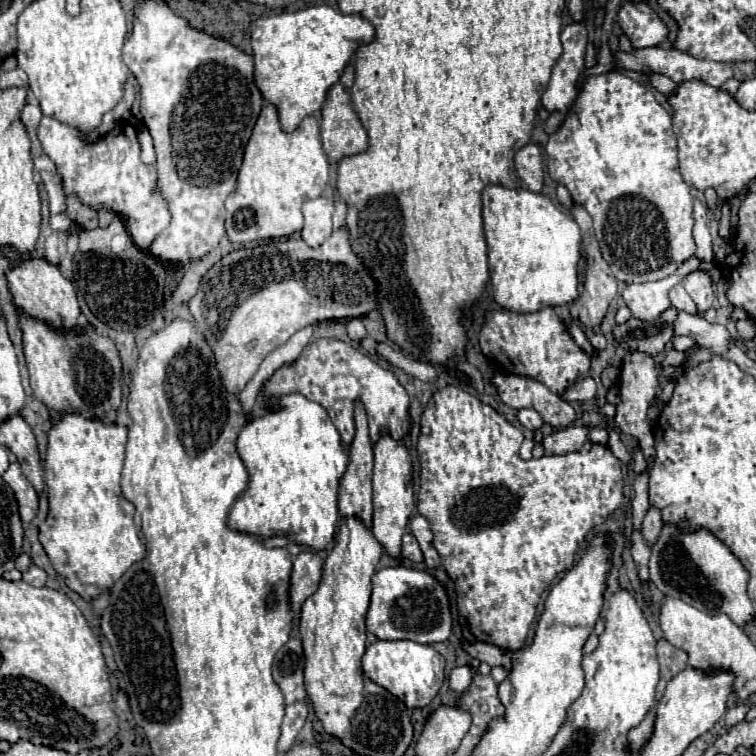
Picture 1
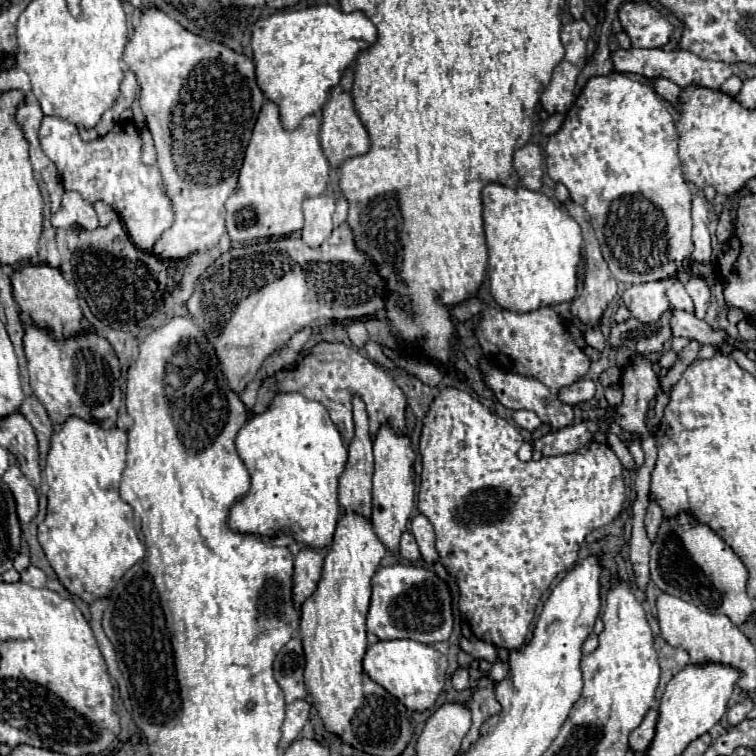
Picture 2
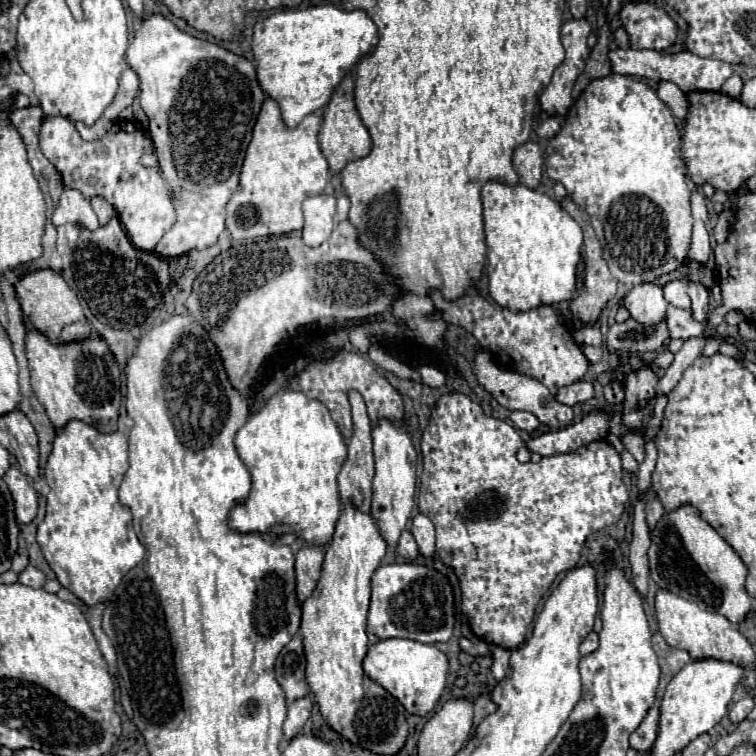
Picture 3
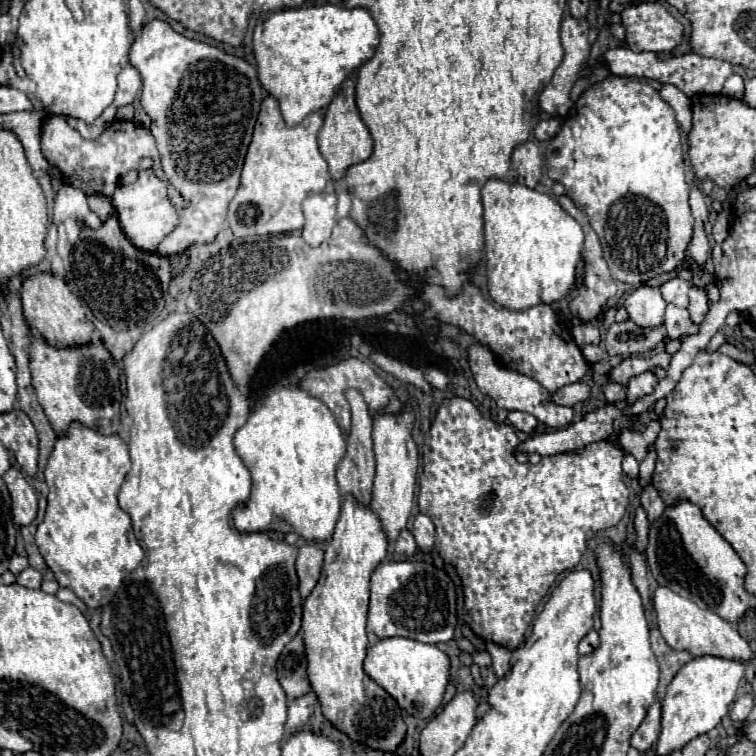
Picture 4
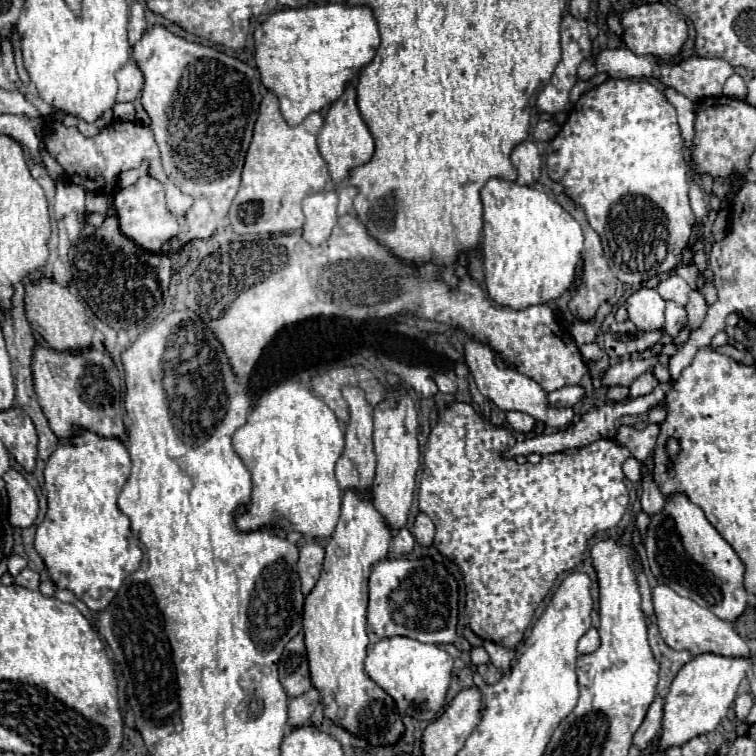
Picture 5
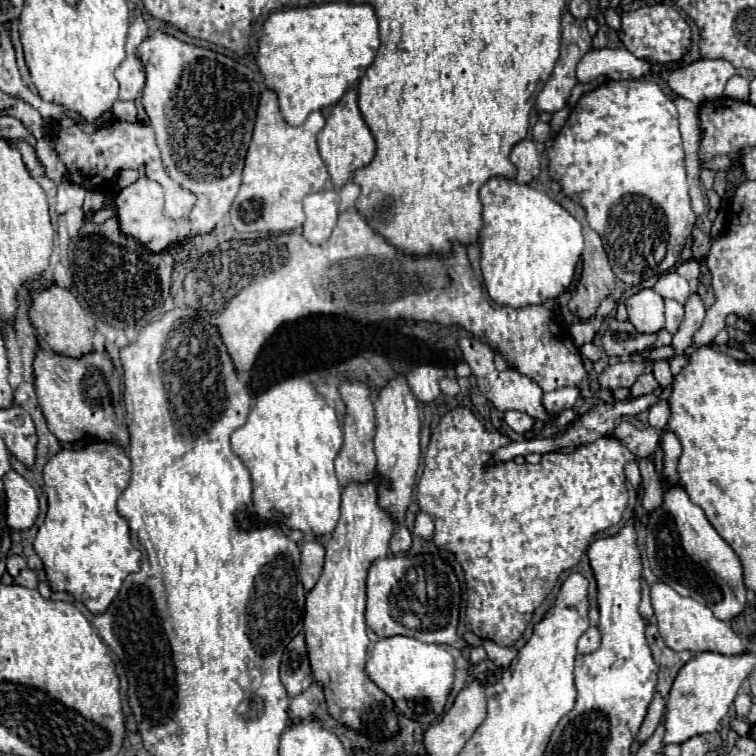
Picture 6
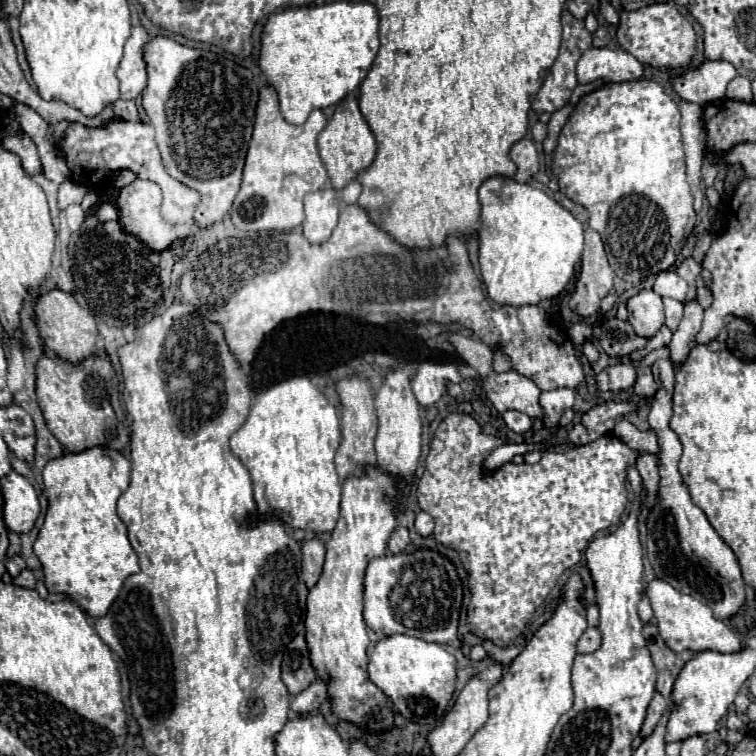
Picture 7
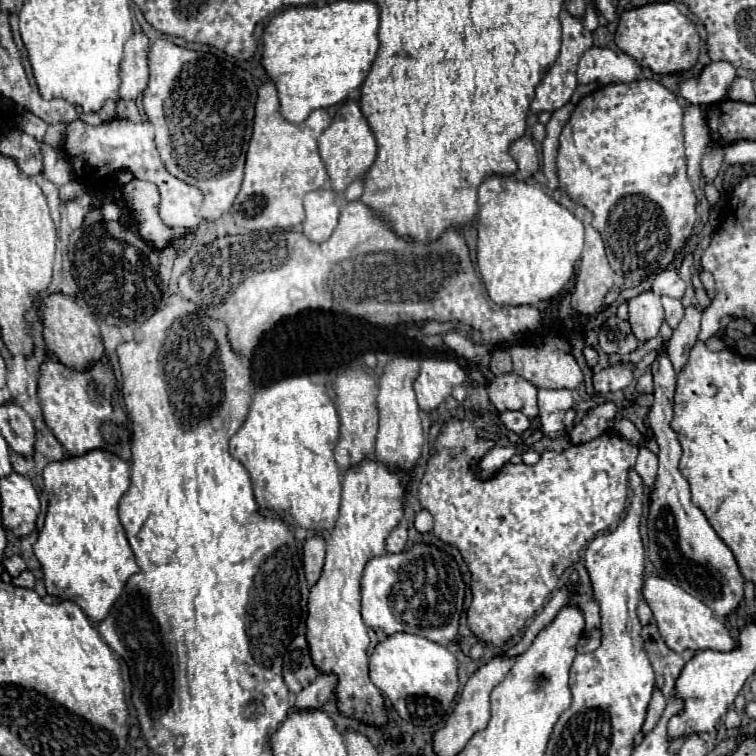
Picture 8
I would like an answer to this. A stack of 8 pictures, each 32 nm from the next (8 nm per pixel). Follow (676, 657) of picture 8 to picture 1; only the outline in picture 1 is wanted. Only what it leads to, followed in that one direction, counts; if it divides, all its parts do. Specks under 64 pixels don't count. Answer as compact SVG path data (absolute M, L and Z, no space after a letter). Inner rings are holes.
M658 640L656 644L658 662L660 662L660 684L656 688L656 700L662 698L666 682L670 682L678 672L682 672L688 664L688 654L680 648L670 646L666 640Z

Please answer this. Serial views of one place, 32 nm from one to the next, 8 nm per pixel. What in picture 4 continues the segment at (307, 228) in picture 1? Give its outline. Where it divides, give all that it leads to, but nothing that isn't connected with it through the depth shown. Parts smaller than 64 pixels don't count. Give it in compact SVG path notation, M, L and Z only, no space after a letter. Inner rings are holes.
M312 194L302 202L302 216L306 216L306 224L300 230L284 234L300 234L312 248L320 246L322 242L326 242L330 238L330 232L336 224L336 194Z

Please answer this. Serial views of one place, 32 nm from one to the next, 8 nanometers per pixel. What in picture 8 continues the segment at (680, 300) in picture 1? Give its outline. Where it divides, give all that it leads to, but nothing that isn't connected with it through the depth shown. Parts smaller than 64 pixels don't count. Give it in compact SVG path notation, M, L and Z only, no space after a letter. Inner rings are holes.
M672 268L662 270L652 282L652 292L658 294L658 296L666 294L666 296L672 296L672 298L682 298L684 288L686 288L684 282L680 280L676 270L672 270Z

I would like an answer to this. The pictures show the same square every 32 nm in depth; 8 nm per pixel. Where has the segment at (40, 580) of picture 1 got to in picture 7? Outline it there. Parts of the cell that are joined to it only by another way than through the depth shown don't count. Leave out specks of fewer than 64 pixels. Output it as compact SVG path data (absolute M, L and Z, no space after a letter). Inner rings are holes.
M26 568L26 570L22 570L14 580L12 580L16 586L24 586L24 588L34 588L36 586L36 578L34 578L34 574Z

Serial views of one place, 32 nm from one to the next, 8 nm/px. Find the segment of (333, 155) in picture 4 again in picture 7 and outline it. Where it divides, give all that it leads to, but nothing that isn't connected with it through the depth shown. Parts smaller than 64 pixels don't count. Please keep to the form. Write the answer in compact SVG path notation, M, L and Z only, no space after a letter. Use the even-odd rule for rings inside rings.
M346 96L342 100L342 104L336 108L328 126L318 136L318 150L320 150L322 162L326 164L326 170L328 170L328 176L332 180L334 190L342 190L346 184L356 180L358 174L374 162L376 140L374 140L374 134L370 132L370 128L366 124L354 96Z

